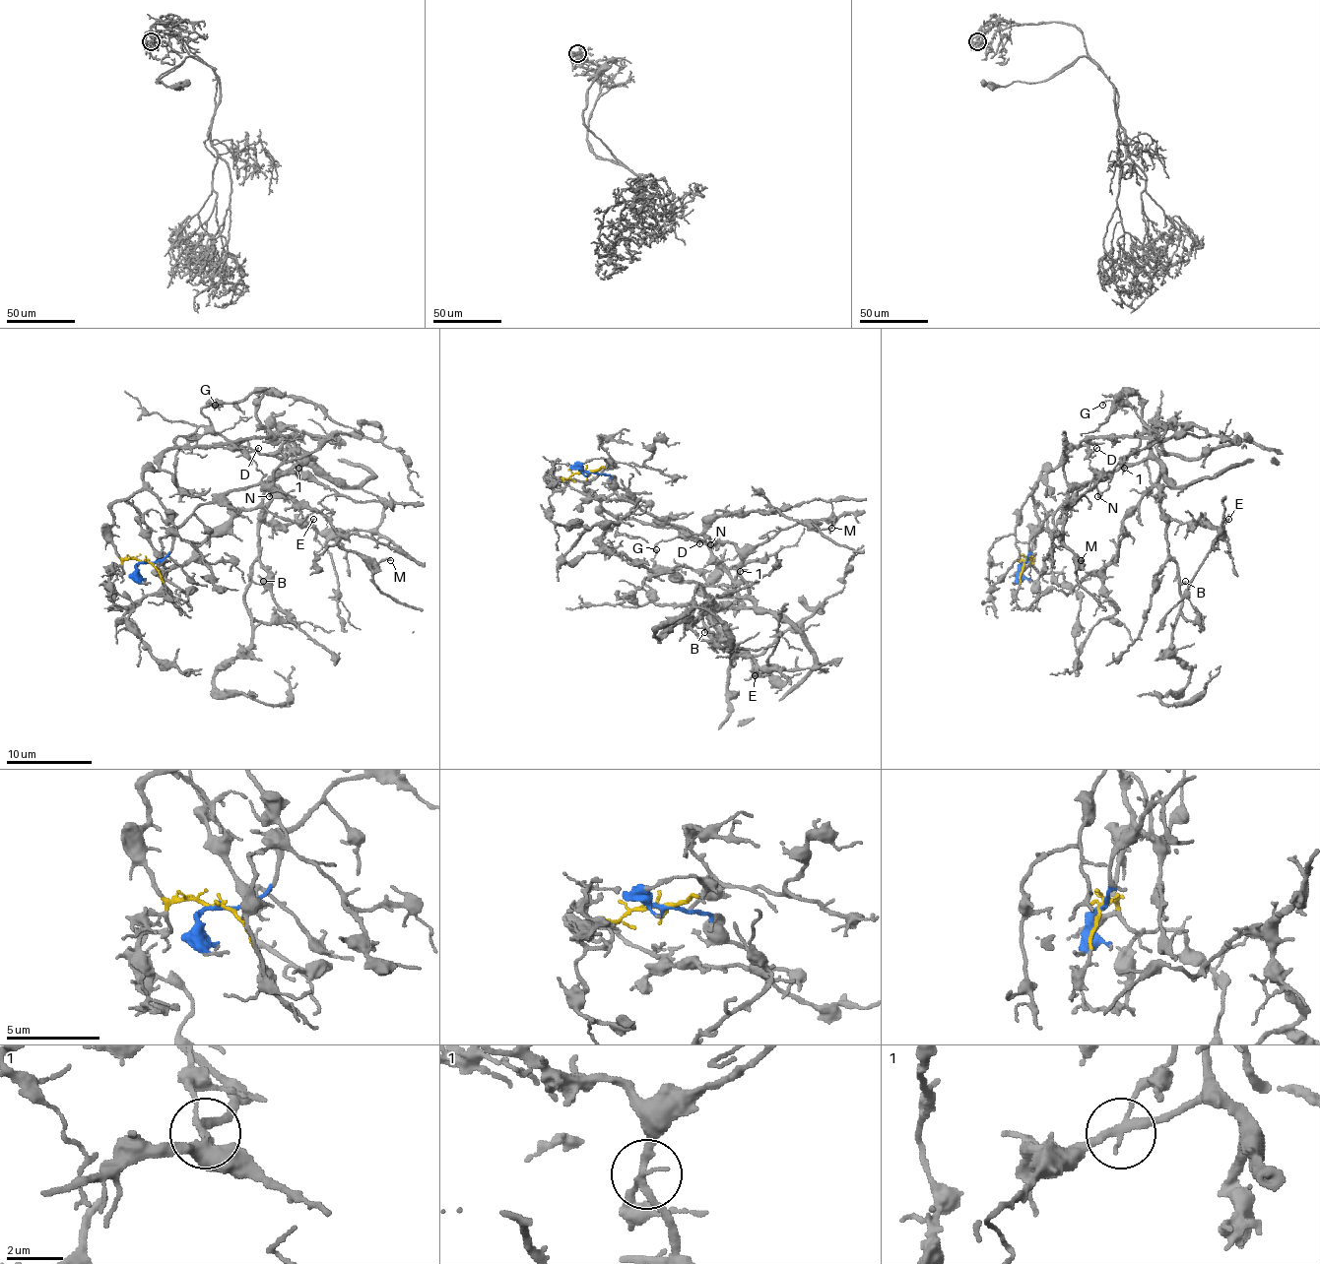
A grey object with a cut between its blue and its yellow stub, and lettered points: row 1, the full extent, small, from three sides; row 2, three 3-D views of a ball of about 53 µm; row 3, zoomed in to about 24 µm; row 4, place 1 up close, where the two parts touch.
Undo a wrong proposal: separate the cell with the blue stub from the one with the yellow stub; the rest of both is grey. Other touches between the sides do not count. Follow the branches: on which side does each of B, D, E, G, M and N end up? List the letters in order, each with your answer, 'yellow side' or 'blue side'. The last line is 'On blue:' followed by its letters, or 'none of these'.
B: blue side
D: yellow side
E: blue side
G: yellow side
M: blue side
N: blue side
On blue: B, E, M, N

